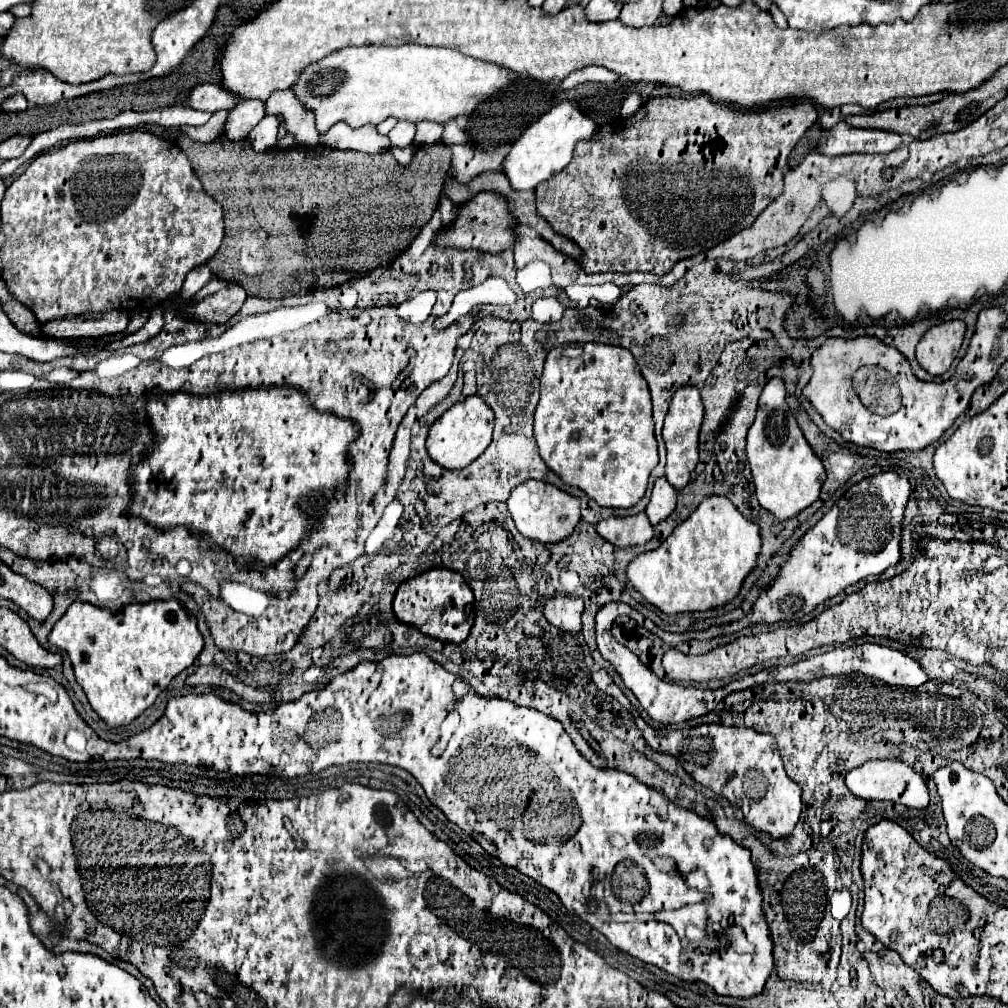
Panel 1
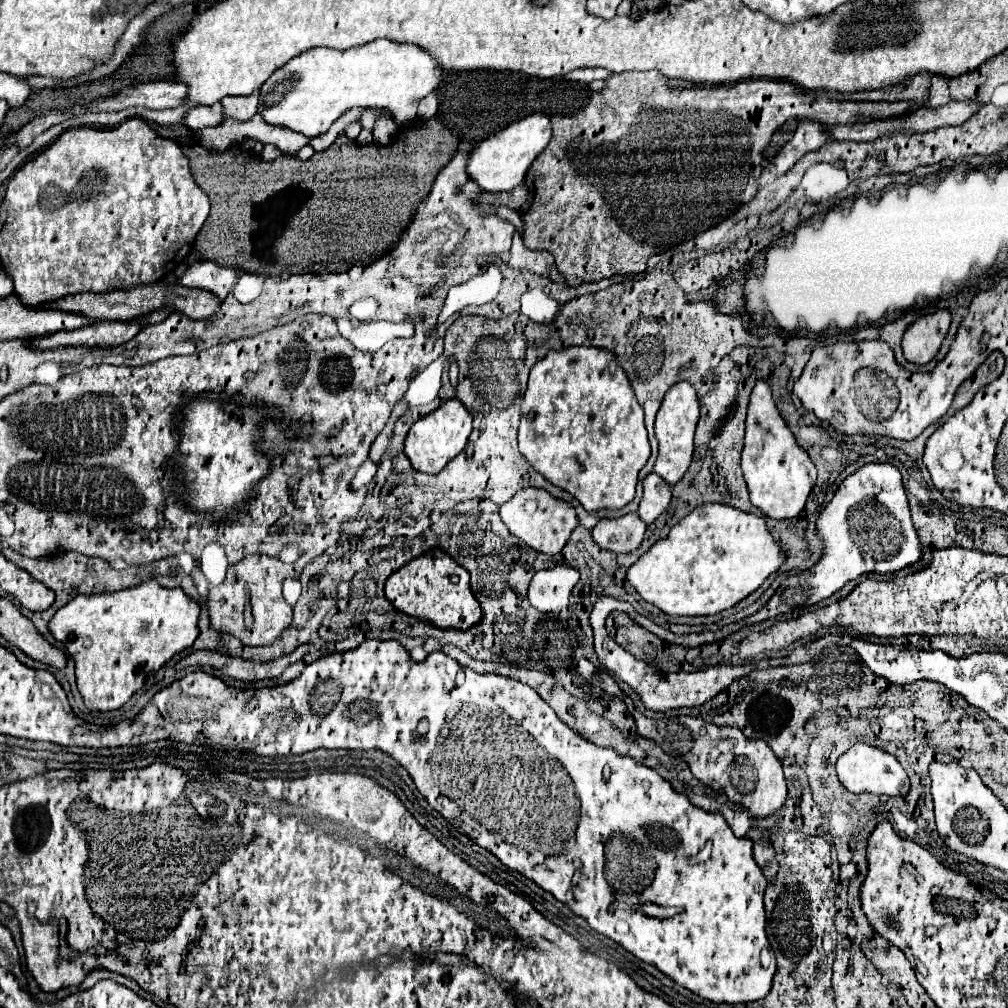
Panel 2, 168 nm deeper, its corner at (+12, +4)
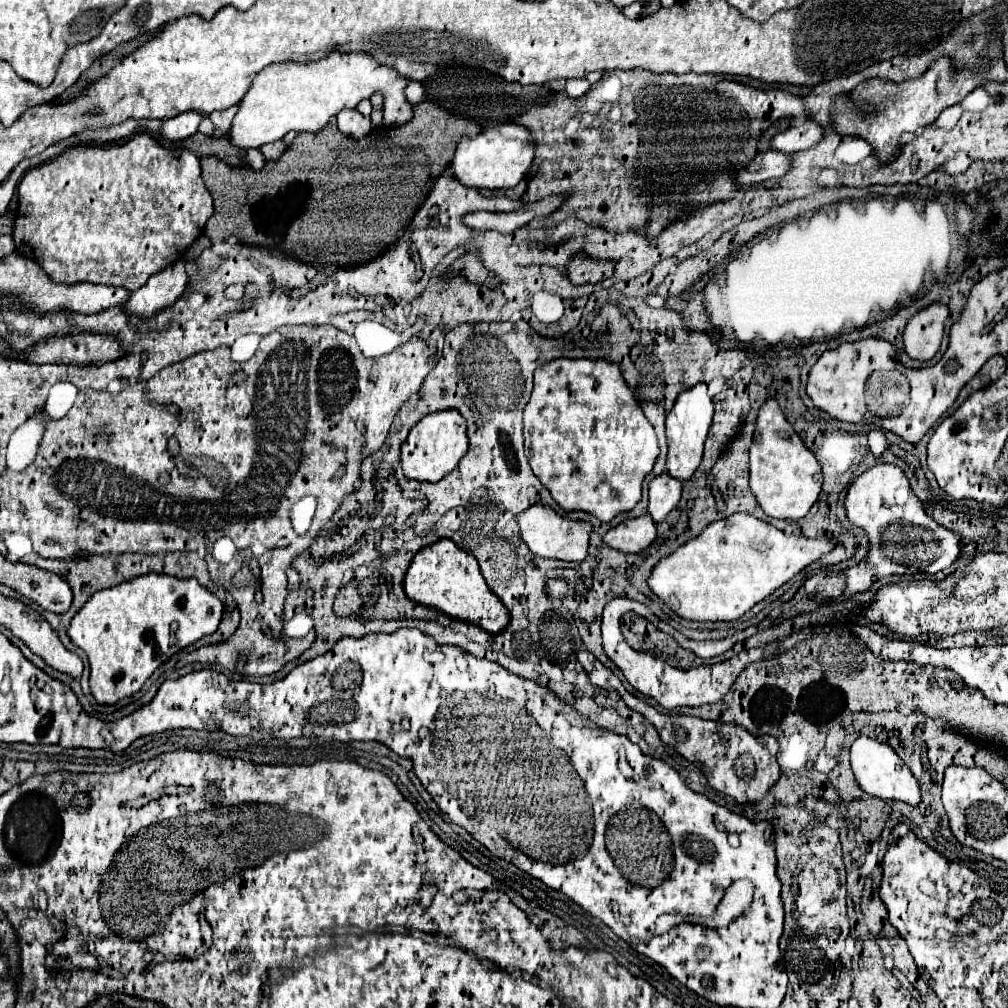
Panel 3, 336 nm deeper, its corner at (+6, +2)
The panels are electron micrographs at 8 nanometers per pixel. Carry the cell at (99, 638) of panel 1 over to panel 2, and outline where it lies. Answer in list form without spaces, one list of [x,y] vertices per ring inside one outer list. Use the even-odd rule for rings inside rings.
[[[148,580],[136,588],[126,588],[120,592],[76,596],[52,616],[48,630],[58,642],[66,646],[68,654],[74,658],[76,682],[86,708],[106,712],[122,708],[150,676],[154,676],[178,652],[194,644],[198,636],[198,614],[198,604],[190,600],[182,588],[164,588],[158,582]]]

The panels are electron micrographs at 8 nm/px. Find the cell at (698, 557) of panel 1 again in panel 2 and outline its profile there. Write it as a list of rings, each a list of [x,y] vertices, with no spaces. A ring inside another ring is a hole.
[[[700,504],[684,516],[666,538],[652,544],[650,550],[628,568],[626,578],[646,602],[658,606],[670,616],[706,616],[732,608],[736,602],[760,588],[762,582],[782,566],[782,562],[784,552],[772,540],[762,518],[726,504]]]

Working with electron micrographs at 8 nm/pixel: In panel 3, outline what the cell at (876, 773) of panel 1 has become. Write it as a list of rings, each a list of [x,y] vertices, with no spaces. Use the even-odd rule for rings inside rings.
[[[860,736],[850,748],[850,760],[852,760],[852,770],[858,780],[858,786],[866,794],[882,798],[882,800],[900,800],[910,806],[920,804],[922,794],[920,794],[918,780],[914,778],[910,768],[900,760],[900,756],[894,752],[894,748],[890,748],[888,744],[882,744],[868,736]]]

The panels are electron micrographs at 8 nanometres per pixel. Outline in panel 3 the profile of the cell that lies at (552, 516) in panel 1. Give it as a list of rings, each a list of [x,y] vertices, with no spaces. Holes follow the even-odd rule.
[[[530,506],[526,512],[518,514],[520,534],[528,548],[540,558],[556,558],[566,562],[582,562],[588,556],[588,540],[592,532],[590,522],[574,522],[558,516],[550,506]]]

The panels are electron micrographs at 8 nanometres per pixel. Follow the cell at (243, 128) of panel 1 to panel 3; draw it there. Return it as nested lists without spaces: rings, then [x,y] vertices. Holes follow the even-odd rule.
[[[186,112],[186,114],[180,114],[178,118],[164,120],[160,134],[168,140],[174,140],[174,142],[186,140],[188,136],[196,134],[200,122],[202,122],[202,116],[198,112]]]

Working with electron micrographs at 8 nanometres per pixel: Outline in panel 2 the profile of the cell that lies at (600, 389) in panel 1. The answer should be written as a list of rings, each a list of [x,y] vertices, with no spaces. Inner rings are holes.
[[[572,346],[550,350],[534,364],[528,378],[528,390],[522,400],[522,422],[518,428],[518,446],[522,456],[546,480],[570,492],[588,510],[622,508],[634,498],[638,472],[650,456],[650,444],[644,428],[644,412],[636,402],[628,376],[610,350]]]

